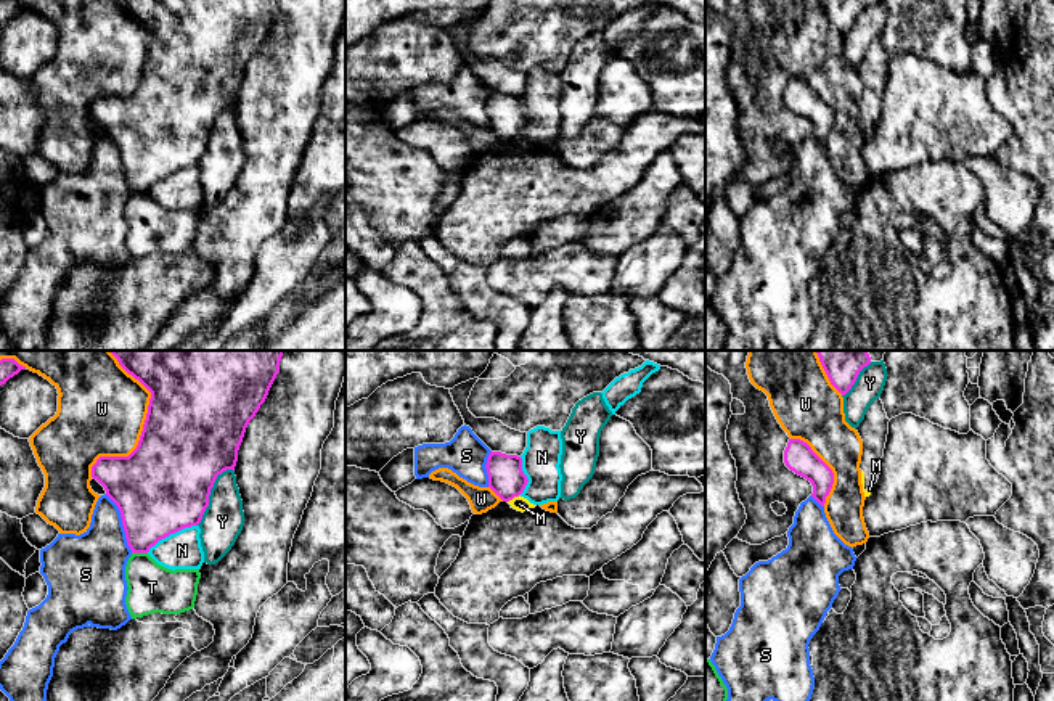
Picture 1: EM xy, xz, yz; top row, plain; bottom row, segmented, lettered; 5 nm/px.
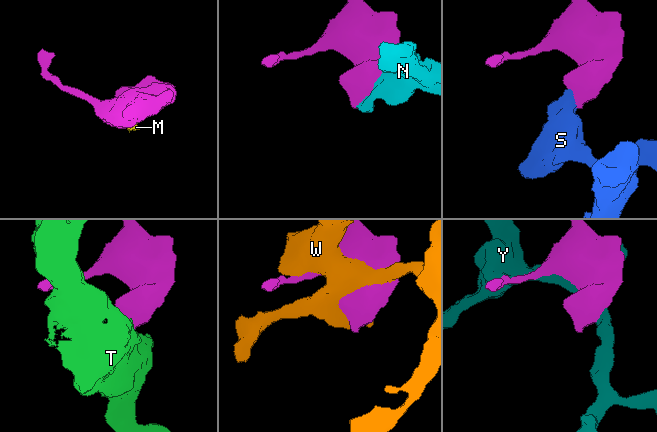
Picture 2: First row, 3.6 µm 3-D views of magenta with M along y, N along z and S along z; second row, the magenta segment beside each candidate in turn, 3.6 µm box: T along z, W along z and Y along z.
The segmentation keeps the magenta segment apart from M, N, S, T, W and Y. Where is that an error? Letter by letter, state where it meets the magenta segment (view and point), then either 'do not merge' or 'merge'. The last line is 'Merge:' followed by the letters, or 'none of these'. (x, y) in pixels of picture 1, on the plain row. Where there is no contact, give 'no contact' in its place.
M: xz (513, 137) | do not merge
N: xy (171, 172) | do not merge
S: xy (122, 163) | do not merge
T: xy (140, 192) | do not merge
W: xy (142, 71) | do not merge
Y: xy (209, 134) | do not merge
Merge: none of these

